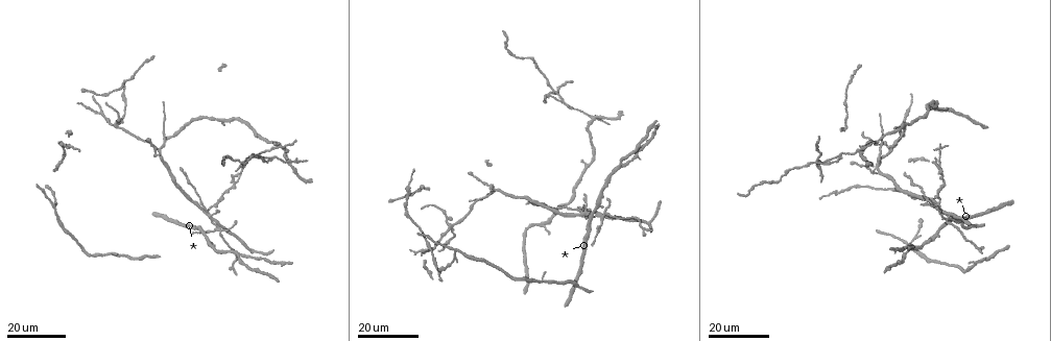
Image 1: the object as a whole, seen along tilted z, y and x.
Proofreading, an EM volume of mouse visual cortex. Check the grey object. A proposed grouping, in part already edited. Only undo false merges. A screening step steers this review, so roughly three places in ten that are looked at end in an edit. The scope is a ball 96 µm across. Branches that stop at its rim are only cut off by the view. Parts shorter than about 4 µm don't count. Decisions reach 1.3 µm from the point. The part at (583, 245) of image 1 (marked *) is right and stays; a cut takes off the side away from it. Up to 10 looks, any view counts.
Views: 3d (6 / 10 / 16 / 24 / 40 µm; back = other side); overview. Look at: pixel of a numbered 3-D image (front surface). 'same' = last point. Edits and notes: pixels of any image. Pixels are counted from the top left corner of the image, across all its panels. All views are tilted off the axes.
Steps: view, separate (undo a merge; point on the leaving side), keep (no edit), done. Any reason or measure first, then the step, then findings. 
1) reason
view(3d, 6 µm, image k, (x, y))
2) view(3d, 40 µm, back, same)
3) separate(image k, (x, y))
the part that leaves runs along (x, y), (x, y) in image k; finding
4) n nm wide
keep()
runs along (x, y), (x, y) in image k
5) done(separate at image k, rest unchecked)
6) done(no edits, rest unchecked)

a fork
view(3d, 24 µm, image 1, (159, 152))

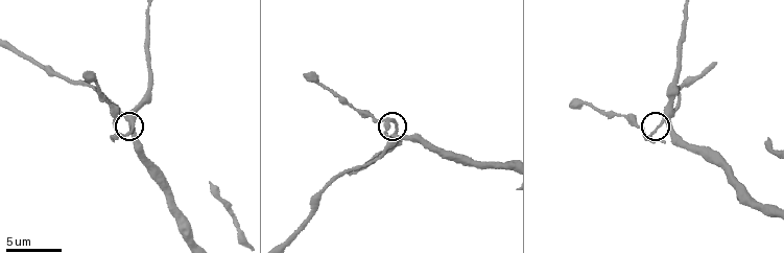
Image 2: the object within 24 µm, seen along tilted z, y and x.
view(3d, 6 µm, image 2, (394, 131))

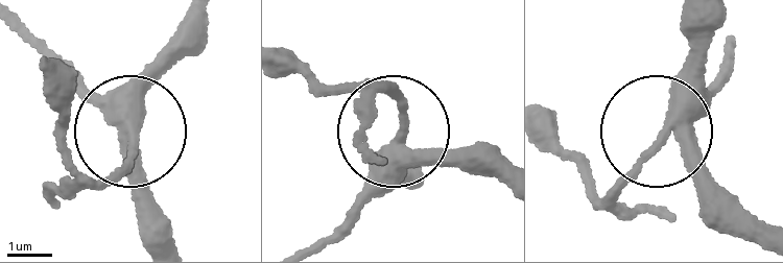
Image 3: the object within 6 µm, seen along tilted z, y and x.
from behind
view(3d, 6 µm, back, image 3, (661, 140))

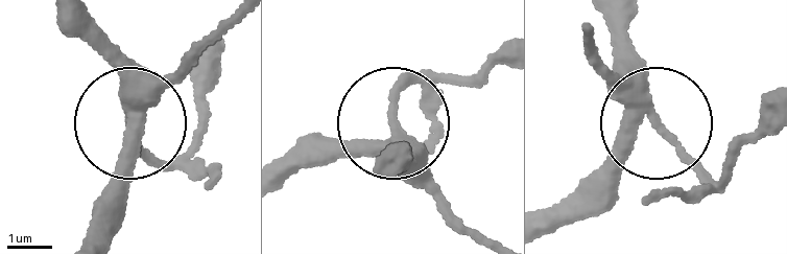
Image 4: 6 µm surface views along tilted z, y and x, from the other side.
keep()
one cell here

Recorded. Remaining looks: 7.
view(3d, 16 µm, image 1, (211, 214))

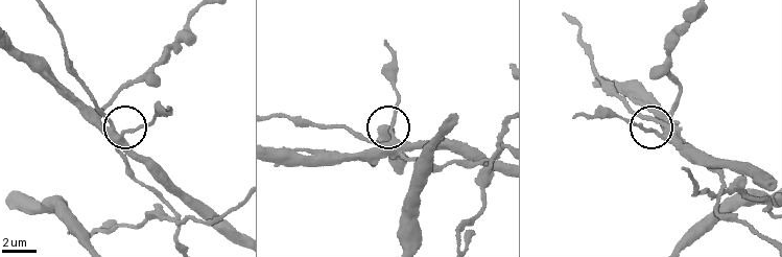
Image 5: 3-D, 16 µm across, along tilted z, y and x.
view(3d, 6 µm, image 5, (666, 138))

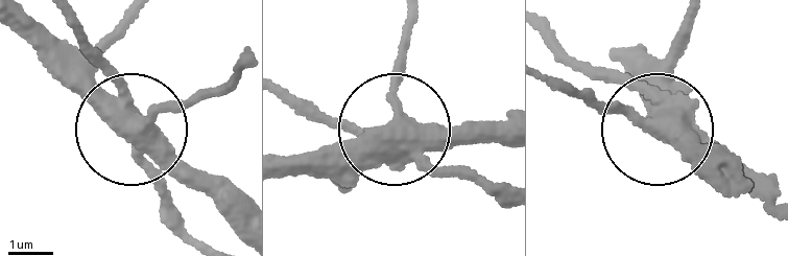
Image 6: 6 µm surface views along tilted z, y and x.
view(3d, 6 µm, back, image 6, (138, 127))

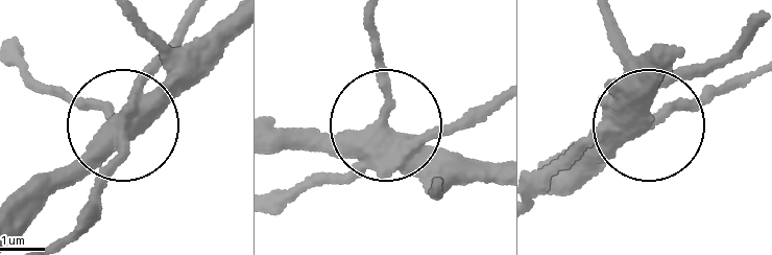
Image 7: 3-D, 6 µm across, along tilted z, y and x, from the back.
separate(image 7, (104, 167))
the part that leaves runs along (130, 110), (67, 233) in image 7; two cells meet here

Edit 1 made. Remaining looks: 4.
a fork
view(3d, 16 µm, image 1, (100, 114))

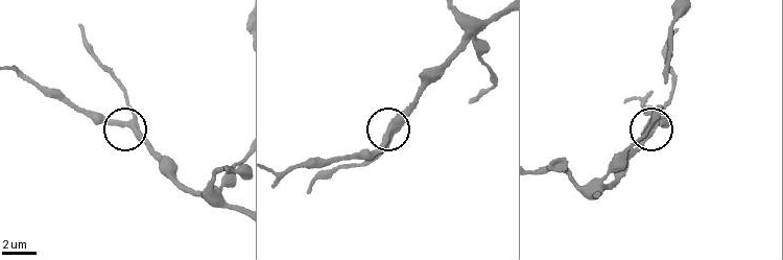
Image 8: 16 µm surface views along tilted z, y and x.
view(3d, 6 µm, image 8, (126, 123))

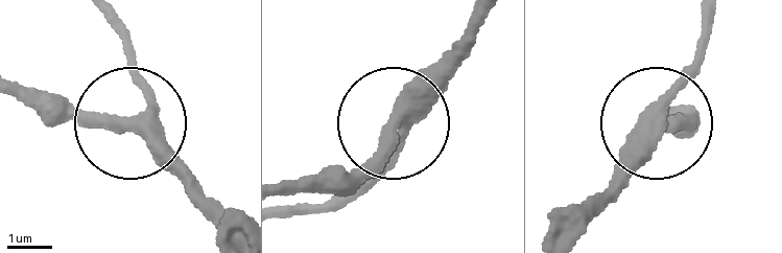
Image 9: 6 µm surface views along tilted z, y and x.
from behind
view(3d, 6 µm, back, image 9, (129, 125))

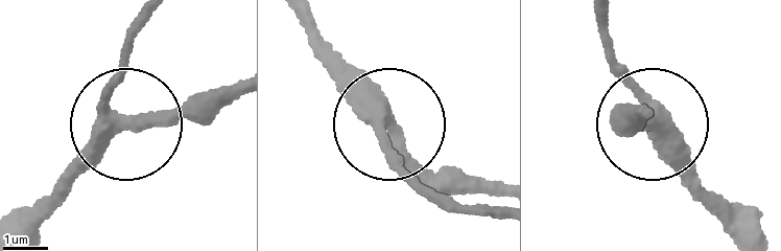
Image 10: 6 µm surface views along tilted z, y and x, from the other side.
keep()
runs along (23, 224), (114, 123), (102, 100), (124, 58) in image 10; all the same cell

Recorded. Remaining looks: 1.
done(separate at image 7, rest unchecked)

